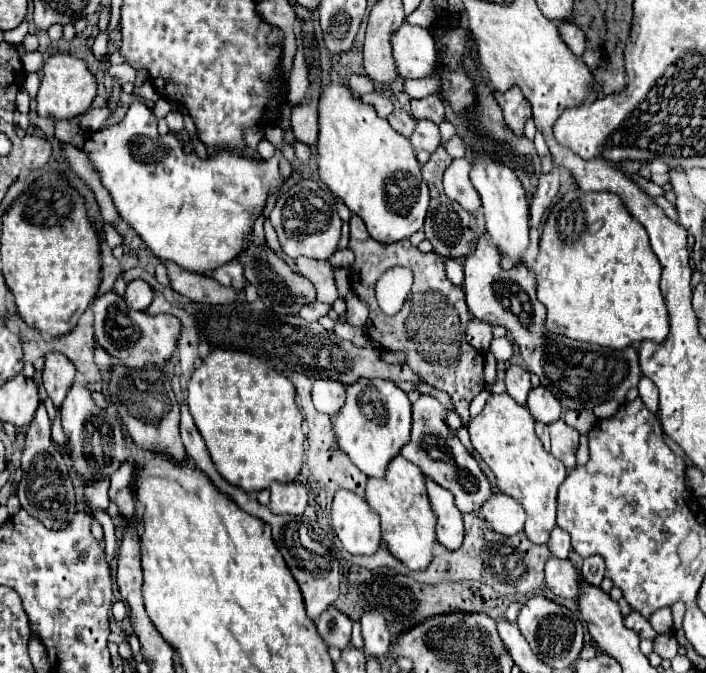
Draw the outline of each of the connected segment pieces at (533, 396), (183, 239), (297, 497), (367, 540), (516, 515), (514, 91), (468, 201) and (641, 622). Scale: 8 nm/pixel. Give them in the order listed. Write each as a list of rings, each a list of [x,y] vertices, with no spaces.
[[[538,386],[528,396],[528,410],[538,422],[552,424],[560,418],[562,404],[544,386]]]
[[[134,102],[120,124],[94,132],[94,138],[88,138],[82,150],[100,170],[102,184],[110,190],[118,214],[132,224],[144,244],[160,260],[170,260],[180,268],[192,270],[196,274],[210,274],[216,270],[216,266],[224,266],[226,262],[238,258],[238,254],[246,248],[256,218],[266,208],[268,196],[278,194],[286,182],[279,170],[279,161],[283,155],[280,149],[276,149],[275,156],[270,160],[262,160],[242,154],[242,150],[216,148],[208,154],[206,160],[202,160],[196,156],[196,152],[186,154],[180,138],[174,132],[158,138],[156,116],[142,102]]]
[[[290,482],[290,484],[272,484],[270,486],[272,498],[268,508],[274,514],[304,514],[306,502],[308,502],[308,490],[298,484],[298,482]]]
[[[350,490],[334,494],[330,522],[350,554],[374,554],[380,546],[380,522],[362,496]]]
[[[494,492],[482,504],[482,510],[478,510],[478,518],[486,520],[494,532],[512,536],[522,530],[526,514],[524,514],[522,506],[518,506],[518,502],[514,502],[514,498],[502,494],[502,492]]]
[[[510,88],[504,94],[502,92],[494,92],[494,98],[496,98],[498,106],[502,108],[506,126],[510,126],[510,130],[514,130],[514,134],[524,136],[524,124],[530,118],[532,110],[530,110],[530,104],[526,102],[526,98],[520,94],[520,90],[518,88]]]
[[[466,158],[454,160],[450,168],[444,172],[444,192],[448,198],[456,200],[464,210],[476,214],[482,208],[482,204],[476,188],[468,178],[468,172],[470,172],[470,160]]]
[[[630,612],[626,618],[624,618],[624,626],[626,628],[630,628],[630,630],[634,630],[640,638],[656,638],[656,632],[652,630],[652,626],[650,626],[650,622],[642,616],[642,614],[638,614],[638,612]]]

